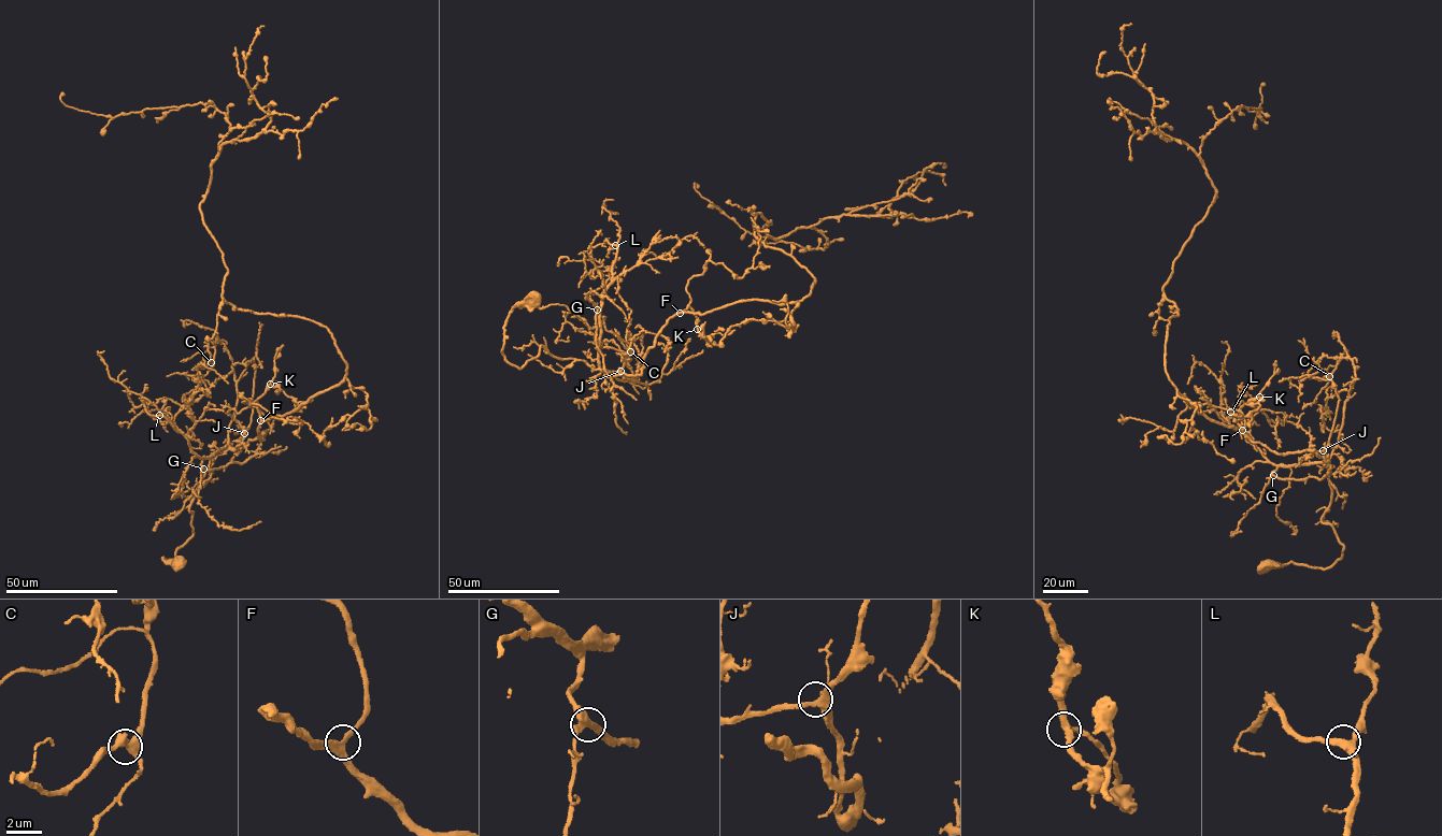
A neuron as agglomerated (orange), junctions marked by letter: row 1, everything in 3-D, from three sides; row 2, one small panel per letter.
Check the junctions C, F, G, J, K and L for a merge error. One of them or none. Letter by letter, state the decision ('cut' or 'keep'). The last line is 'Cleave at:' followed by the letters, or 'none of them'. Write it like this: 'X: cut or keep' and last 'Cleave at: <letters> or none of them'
C: keep
F: keep
G: keep
J: keep
K: keep
L: keep
Cleave at: none of them

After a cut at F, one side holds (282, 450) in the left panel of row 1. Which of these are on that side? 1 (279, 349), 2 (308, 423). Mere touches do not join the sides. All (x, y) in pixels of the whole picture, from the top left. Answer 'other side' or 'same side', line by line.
1: other side
2: other side

